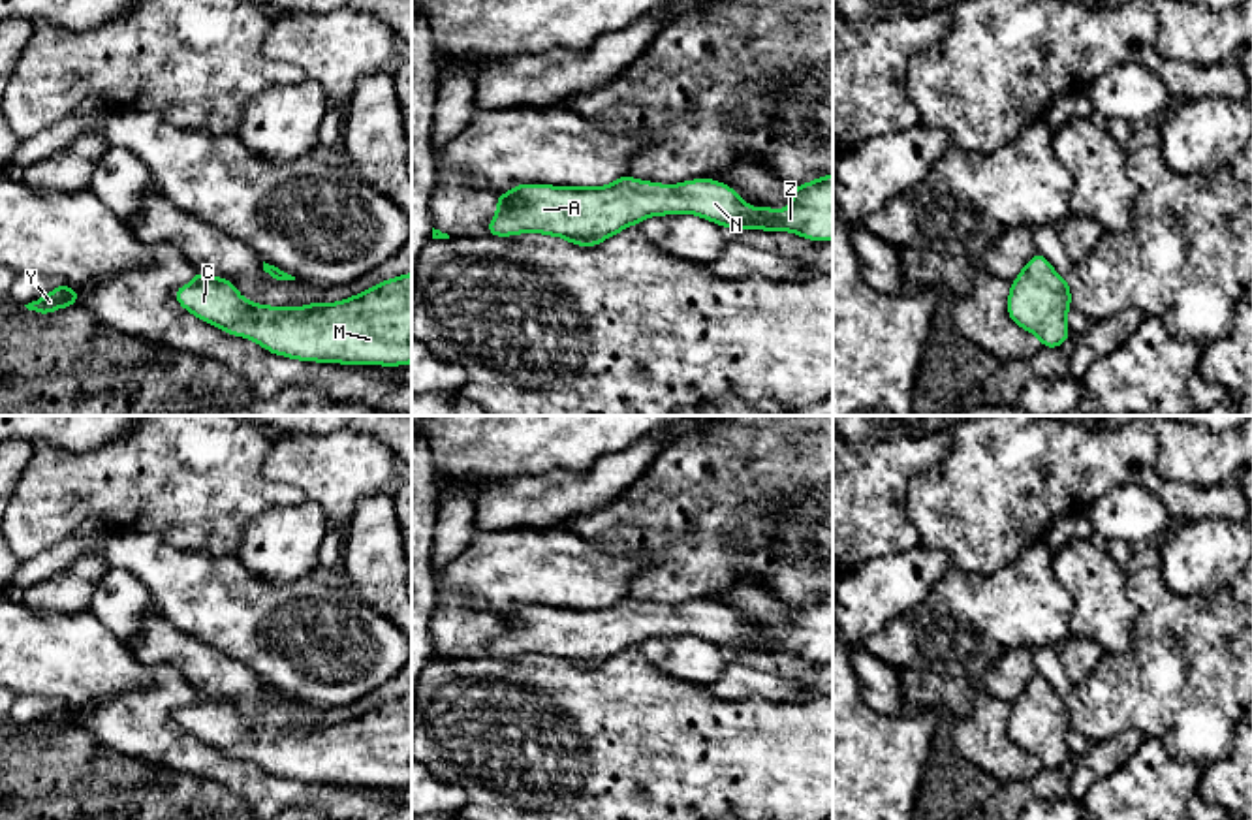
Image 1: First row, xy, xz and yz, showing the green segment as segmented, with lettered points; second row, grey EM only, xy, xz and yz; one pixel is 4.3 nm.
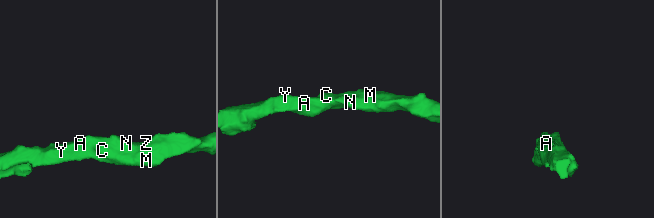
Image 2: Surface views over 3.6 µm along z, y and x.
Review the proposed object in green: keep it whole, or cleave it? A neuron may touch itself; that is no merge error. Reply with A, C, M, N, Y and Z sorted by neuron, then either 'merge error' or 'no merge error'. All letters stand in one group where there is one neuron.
groups A C M N Y Z; no merge error

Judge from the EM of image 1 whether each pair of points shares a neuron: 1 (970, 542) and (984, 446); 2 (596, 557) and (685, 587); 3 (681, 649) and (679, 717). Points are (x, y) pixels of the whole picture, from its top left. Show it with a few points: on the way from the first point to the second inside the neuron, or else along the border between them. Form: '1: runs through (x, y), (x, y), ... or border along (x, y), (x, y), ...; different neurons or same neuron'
1: runs through (982, 518), (984, 471); same neuron
2: border along (668, 553), (647, 565), (623, 595); different neurons
3: border along (643, 655), (658, 670), (698, 687); different neurons

